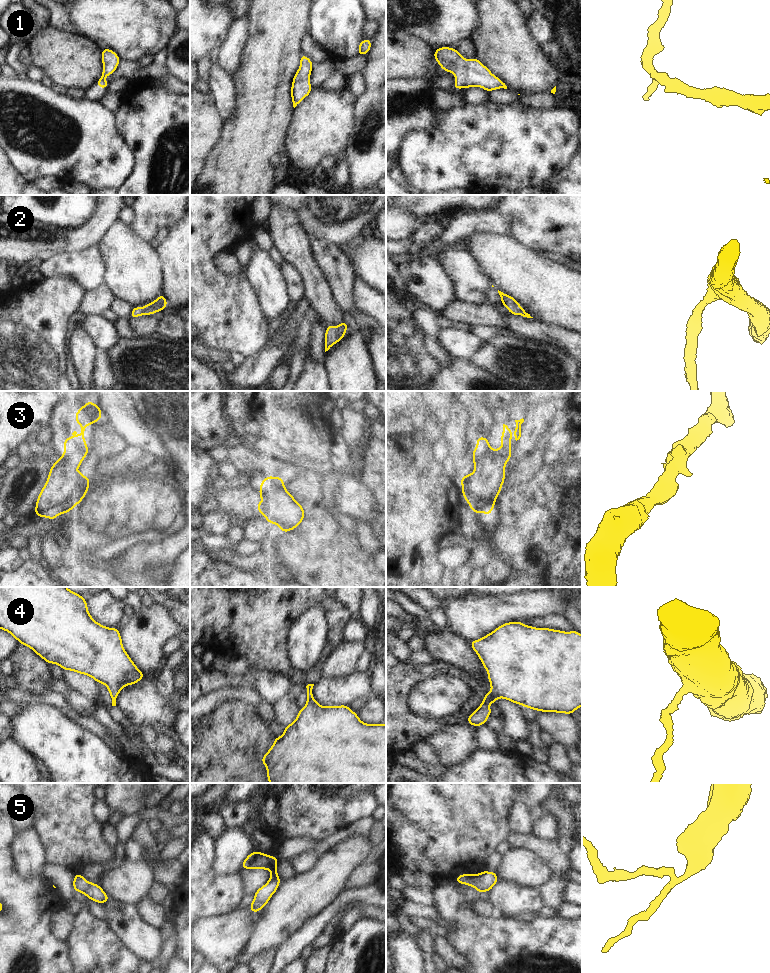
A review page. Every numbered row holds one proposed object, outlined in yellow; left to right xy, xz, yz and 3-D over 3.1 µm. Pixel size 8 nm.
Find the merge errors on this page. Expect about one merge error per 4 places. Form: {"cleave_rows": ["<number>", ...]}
{"cleave_rows": []}

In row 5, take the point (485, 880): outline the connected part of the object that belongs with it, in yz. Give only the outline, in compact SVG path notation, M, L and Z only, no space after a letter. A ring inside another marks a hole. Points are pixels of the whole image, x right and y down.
M486 870L479 874L461 874L454 879L457 883L472 886L477 892L490 892L493 886L499 881L496 871L488 872Z

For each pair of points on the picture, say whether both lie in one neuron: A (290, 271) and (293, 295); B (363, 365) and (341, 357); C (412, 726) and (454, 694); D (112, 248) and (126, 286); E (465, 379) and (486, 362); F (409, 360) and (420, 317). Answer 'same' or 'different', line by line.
A: same
B: same
C: different
D: same
E: different
F: different

